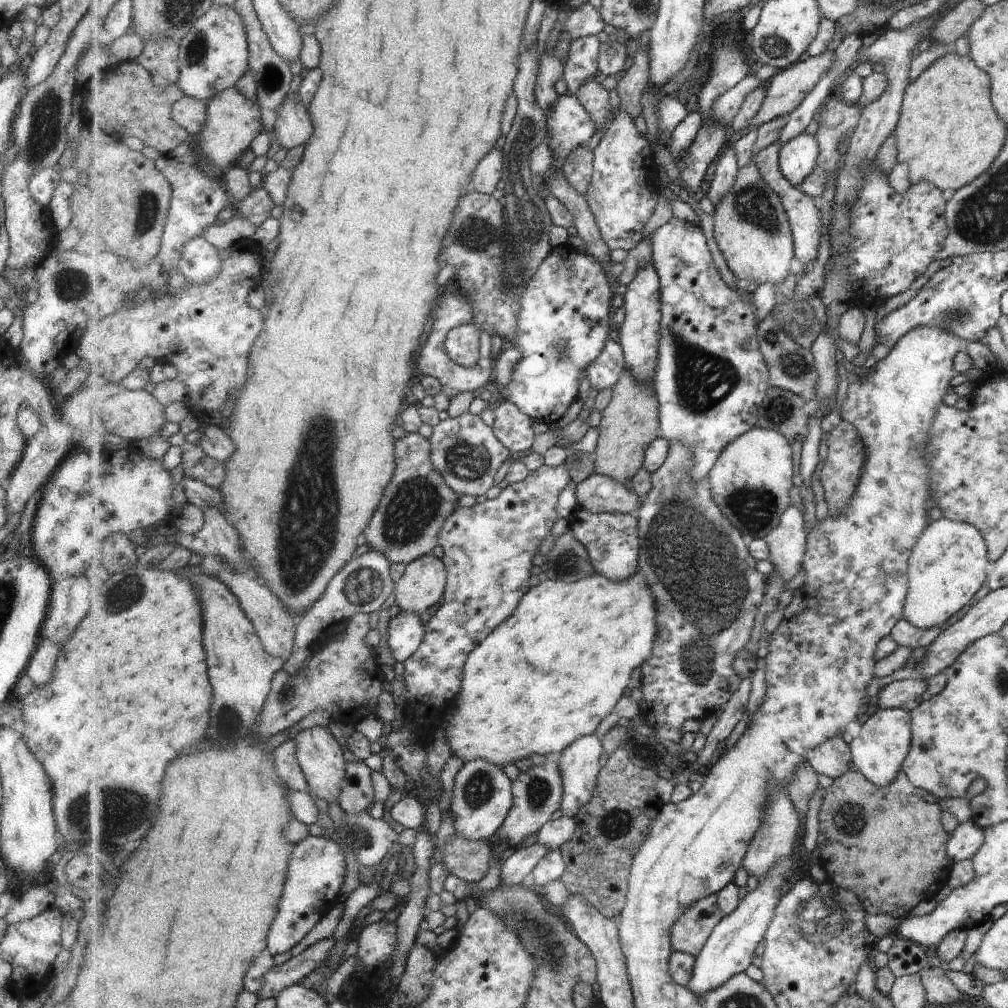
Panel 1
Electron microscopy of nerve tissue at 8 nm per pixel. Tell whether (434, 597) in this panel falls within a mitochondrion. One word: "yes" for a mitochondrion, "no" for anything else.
no

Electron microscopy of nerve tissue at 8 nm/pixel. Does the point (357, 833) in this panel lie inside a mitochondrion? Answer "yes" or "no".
yes

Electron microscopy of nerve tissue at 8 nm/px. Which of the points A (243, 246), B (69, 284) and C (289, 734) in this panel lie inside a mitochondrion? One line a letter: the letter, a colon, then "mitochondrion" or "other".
A: other
B: mitochondrion
C: other

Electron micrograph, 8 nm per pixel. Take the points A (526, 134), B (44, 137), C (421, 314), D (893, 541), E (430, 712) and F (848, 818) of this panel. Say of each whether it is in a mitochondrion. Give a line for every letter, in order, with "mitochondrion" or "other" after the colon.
A: mitochondrion
B: mitochondrion
C: other
D: mitochondrion
E: other
F: mitochondrion

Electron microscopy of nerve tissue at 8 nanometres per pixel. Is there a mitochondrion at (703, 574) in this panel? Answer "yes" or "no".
yes

